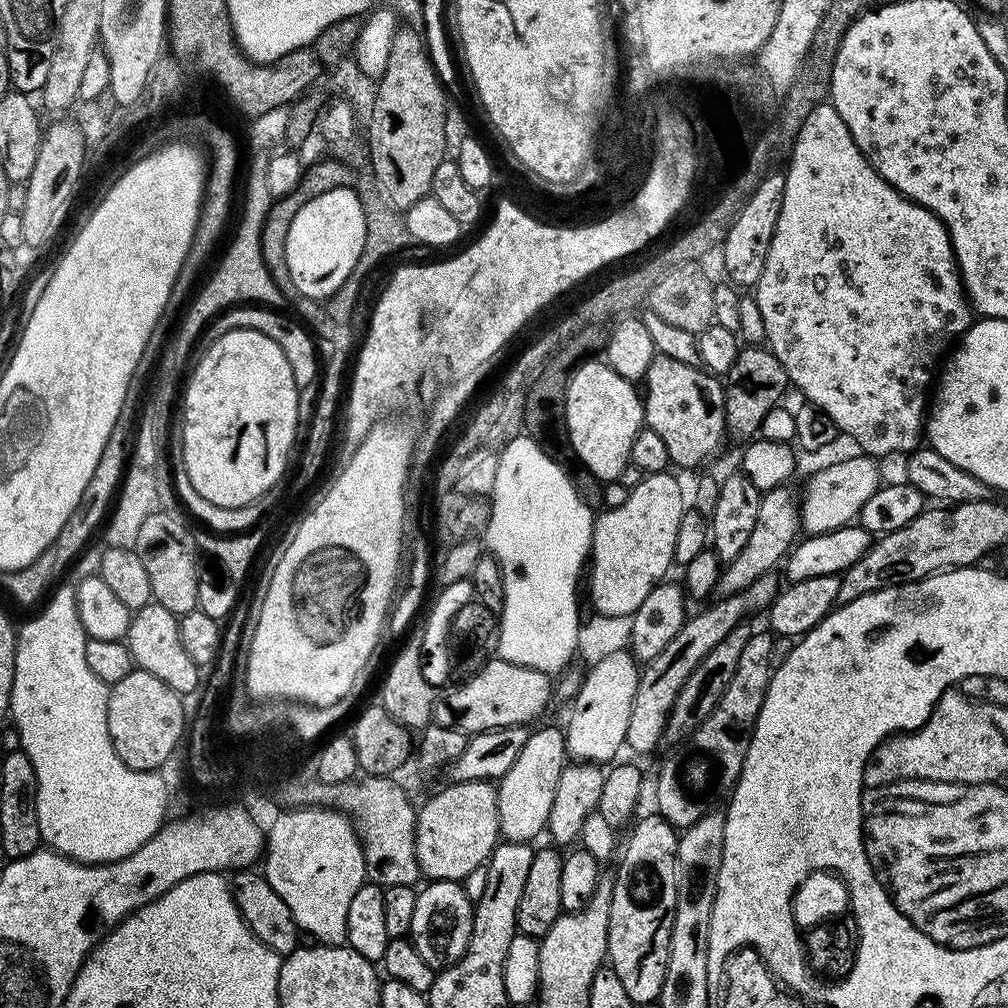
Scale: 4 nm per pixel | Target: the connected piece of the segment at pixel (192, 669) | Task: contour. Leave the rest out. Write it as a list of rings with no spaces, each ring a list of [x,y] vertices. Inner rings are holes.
[[[150,603],[142,606],[132,617],[126,643],[132,655],[133,665],[146,674],[154,674],[161,682],[166,682],[170,690],[174,690],[180,697],[199,689],[202,681],[198,676],[199,664],[186,654],[186,646],[182,646],[180,637],[180,622],[178,617],[170,614],[166,606]]]

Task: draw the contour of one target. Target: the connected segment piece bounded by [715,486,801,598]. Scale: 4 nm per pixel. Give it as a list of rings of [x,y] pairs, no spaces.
[[[785,486],[763,493],[757,521],[754,522],[750,532],[749,541],[746,542],[741,553],[730,560],[720,573],[715,591],[719,597],[732,596],[734,593],[741,592],[750,586],[751,582],[773,571],[791,551],[799,537],[801,527],[798,502],[789,490],[790,488]]]

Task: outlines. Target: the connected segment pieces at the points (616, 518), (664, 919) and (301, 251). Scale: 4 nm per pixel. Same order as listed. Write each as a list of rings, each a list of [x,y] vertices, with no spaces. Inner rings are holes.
[[[671,471],[654,472],[645,475],[644,480],[637,488],[629,491],[626,502],[622,502],[622,506],[617,508],[609,508],[601,511],[595,517],[592,526],[592,547],[590,549],[590,568],[592,564],[592,604],[597,613],[602,616],[616,615],[633,615],[638,610],[638,606],[642,606],[642,602],[646,602],[646,594],[650,594],[650,590],[654,590],[656,585],[665,579],[664,576],[668,572],[668,567],[674,564],[674,538],[678,538],[678,522],[682,522],[682,514],[686,511],[684,504],[684,492],[680,489],[680,484],[671,476]]]
[[[659,814],[642,816],[631,825],[633,828],[628,836],[628,845],[625,848],[623,845],[618,856],[620,865],[614,871],[607,955],[610,966],[618,978],[622,978],[622,986],[626,986],[626,994],[630,994],[636,1006],[648,1004],[651,1000],[652,1003],[659,1001],[668,969],[676,905],[674,866],[677,829]]]
[[[352,186],[326,190],[318,198],[310,198],[290,224],[285,238],[286,266],[292,288],[309,296],[312,302],[327,301],[350,278],[366,242],[367,226],[362,202]]]

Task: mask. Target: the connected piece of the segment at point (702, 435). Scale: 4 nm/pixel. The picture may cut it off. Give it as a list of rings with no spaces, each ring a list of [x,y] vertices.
[[[656,355],[650,362],[648,367],[648,375],[646,377],[646,385],[648,384],[648,396],[643,397],[644,402],[644,419],[647,427],[654,430],[654,434],[658,434],[658,438],[662,438],[662,442],[666,442],[666,454],[669,461],[673,465],[677,464],[680,468],[696,468],[699,464],[704,464],[716,451],[720,448],[720,443],[726,440],[726,429],[724,427],[724,385],[717,377],[713,376],[711,372],[704,371],[703,367],[696,367],[694,365],[686,365],[683,362],[678,362],[675,358],[666,357],[663,355]]]

